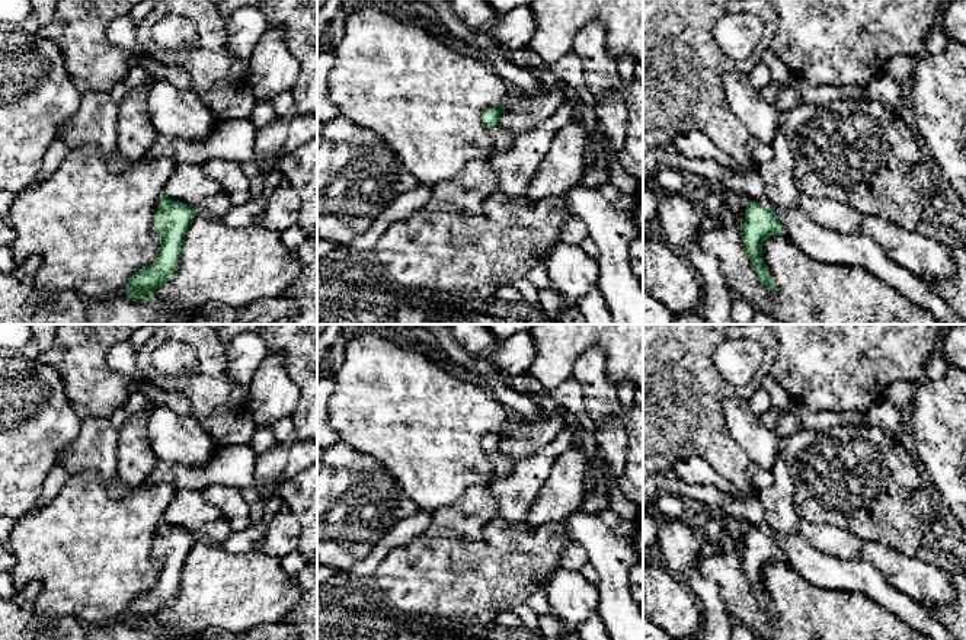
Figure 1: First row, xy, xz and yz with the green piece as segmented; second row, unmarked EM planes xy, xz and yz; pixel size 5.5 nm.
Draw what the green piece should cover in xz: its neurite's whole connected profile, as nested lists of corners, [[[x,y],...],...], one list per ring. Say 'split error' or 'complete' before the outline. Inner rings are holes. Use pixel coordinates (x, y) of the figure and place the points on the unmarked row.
split error | [[[503,428],[496,432],[486,433],[480,441],[482,448],[492,457],[495,480],[503,480],[509,477],[515,467],[515,463],[511,460],[511,457],[499,449],[499,442],[505,433],[506,432]]]

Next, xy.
complete | [[[164,518],[161,519],[153,545],[153,553],[160,561],[160,575],[147,593],[140,595],[129,604],[125,615],[128,620],[153,627],[156,615],[173,602],[183,563],[196,541],[198,538],[193,534],[169,524]]]

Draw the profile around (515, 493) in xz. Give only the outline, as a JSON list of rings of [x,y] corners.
[[[564,426],[538,452],[516,461],[506,479],[490,484],[498,515],[505,522],[516,524],[525,519],[532,500],[550,477],[554,461],[572,447],[575,433],[576,428]]]

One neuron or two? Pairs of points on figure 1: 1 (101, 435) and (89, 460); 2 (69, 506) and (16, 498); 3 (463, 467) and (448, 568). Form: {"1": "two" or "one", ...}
{"1": "one", "2": "two", "3": "two"}

